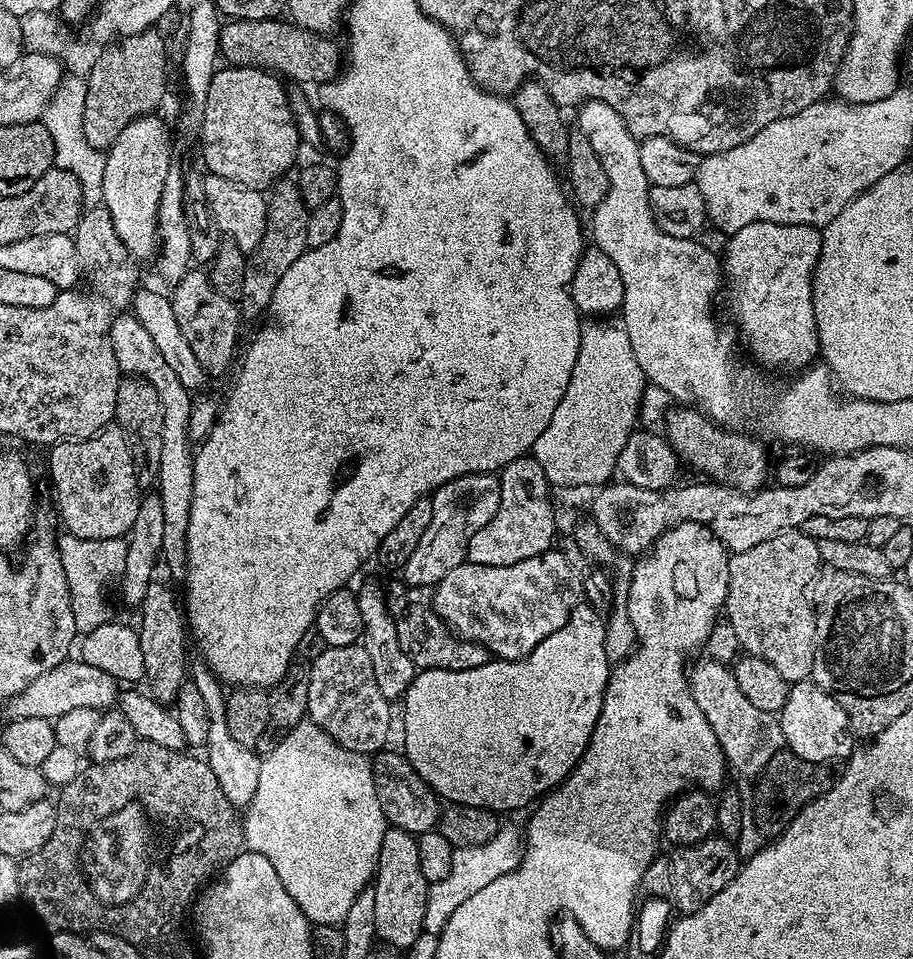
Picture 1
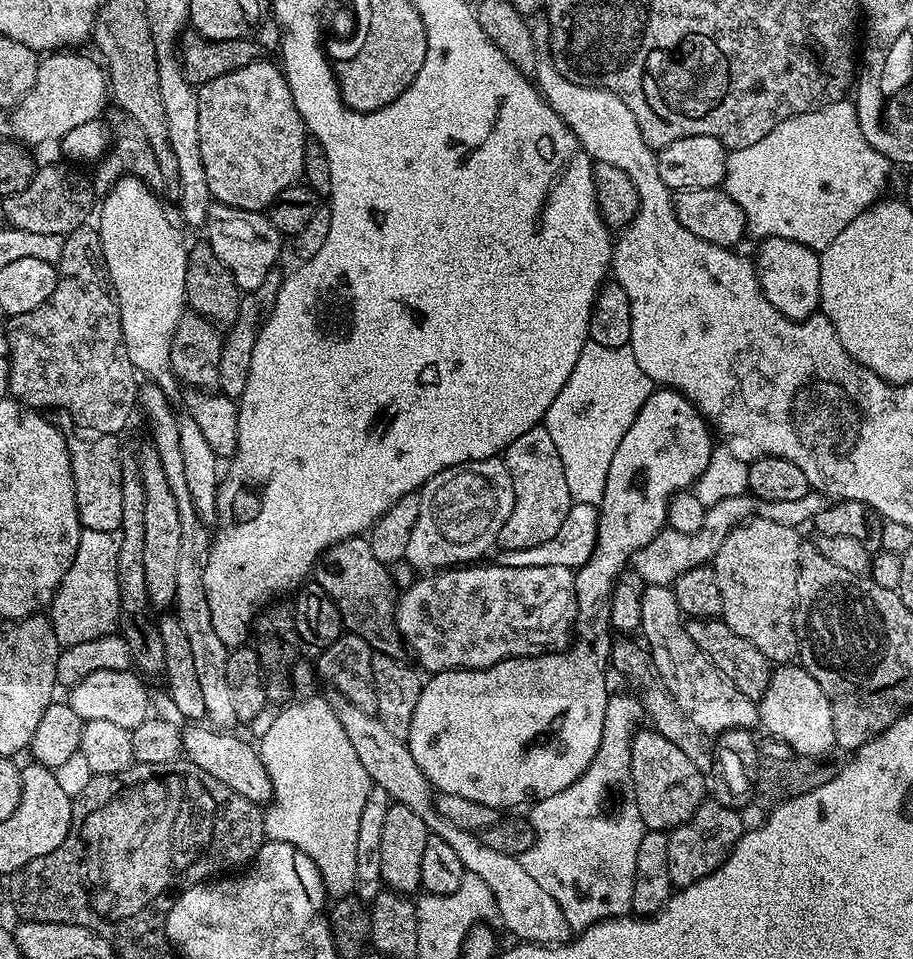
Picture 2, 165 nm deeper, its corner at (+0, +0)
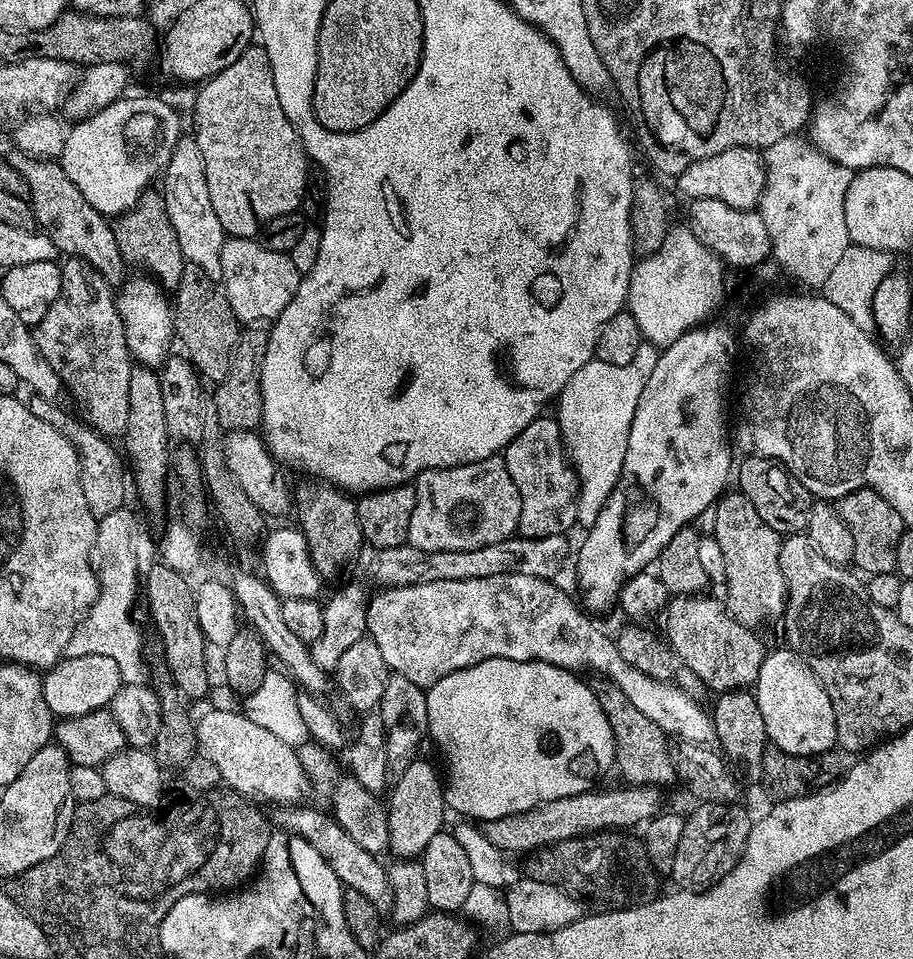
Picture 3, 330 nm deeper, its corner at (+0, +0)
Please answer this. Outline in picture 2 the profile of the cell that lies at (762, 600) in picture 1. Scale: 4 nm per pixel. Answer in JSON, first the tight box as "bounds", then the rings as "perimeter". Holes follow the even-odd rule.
{"bounds":[710,518,802,666],"perimeter":[[[760,518],[745,523],[728,535],[710,561],[718,578],[718,590],[722,590],[724,623],[730,626],[730,630],[734,630],[734,634],[746,638],[746,642],[754,642],[754,646],[758,646],[766,659],[776,666],[795,661],[802,643],[798,631],[798,570],[802,555],[798,533],[796,528]]]}

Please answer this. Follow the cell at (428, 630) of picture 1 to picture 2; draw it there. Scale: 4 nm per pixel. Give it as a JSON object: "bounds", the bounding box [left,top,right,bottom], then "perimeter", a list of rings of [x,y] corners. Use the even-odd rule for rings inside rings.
{"bounds":[314,535,406,661],"perimeter":[[[363,535],[351,536],[349,540],[327,548],[316,562],[314,583],[338,606],[345,629],[353,636],[361,636],[372,647],[373,653],[393,656],[403,661],[406,645],[396,625],[398,588],[389,569],[374,558],[372,545]]]}

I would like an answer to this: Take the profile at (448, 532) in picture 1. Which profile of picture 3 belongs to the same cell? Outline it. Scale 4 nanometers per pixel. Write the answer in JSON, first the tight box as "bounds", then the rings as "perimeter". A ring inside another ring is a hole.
{"bounds":[408,455,522,550],"perimeter":[[[499,455],[453,468],[431,468],[416,477],[414,487],[416,501],[414,514],[410,514],[408,543],[418,550],[478,550],[509,539],[519,529],[522,498],[518,486],[514,486],[514,478],[510,478],[510,470],[506,470]]]}

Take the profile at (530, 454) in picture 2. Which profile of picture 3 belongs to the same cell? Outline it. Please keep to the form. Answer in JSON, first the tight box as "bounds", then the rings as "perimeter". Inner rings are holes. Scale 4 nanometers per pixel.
{"bounds":[502,414,580,538],"perimeter":[[[548,414],[536,416],[534,422],[530,422],[530,426],[522,430],[522,434],[518,434],[518,438],[514,438],[504,447],[502,459],[506,470],[510,470],[510,478],[514,478],[514,486],[518,486],[518,494],[522,498],[519,535],[530,538],[565,535],[569,531],[567,528],[577,523],[576,498],[580,495],[580,479],[568,458],[558,421]]]}

